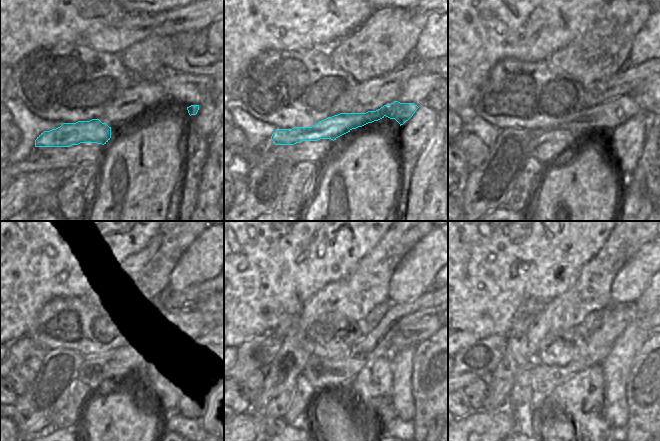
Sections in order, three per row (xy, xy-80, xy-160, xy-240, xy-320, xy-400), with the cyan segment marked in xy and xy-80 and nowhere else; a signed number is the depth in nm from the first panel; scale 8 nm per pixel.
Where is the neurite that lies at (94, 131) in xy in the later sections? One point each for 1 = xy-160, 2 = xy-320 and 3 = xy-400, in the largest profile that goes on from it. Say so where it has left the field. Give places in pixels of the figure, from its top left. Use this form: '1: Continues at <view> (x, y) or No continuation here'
1: Continues at xy-160 (605, 117)
2: Continues at xy-320 (413, 333)
3: Continues at xy-400 (651, 320).

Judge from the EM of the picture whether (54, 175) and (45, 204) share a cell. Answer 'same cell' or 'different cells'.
different cells

